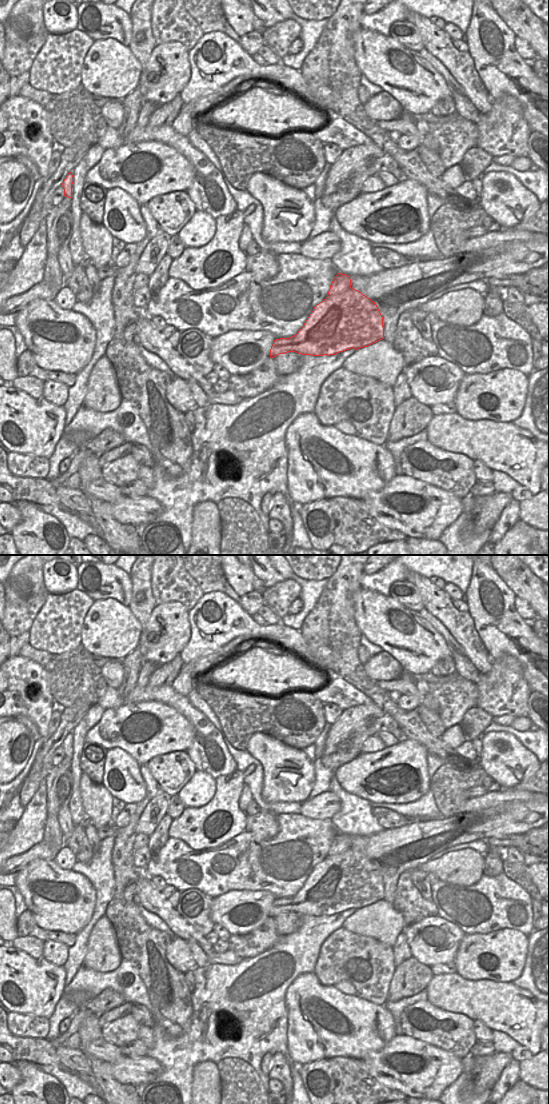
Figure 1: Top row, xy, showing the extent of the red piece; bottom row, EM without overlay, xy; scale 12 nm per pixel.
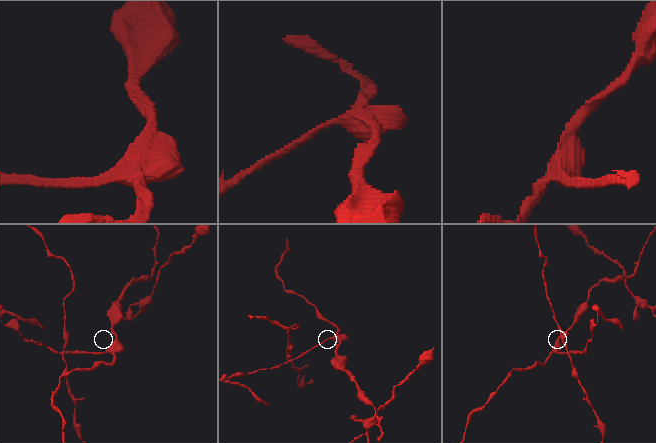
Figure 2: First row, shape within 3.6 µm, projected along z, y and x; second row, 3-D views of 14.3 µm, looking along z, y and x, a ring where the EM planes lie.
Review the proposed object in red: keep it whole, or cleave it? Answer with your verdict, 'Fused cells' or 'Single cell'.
Fused cells

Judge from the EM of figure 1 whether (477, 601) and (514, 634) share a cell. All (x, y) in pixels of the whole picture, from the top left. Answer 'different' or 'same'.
same

